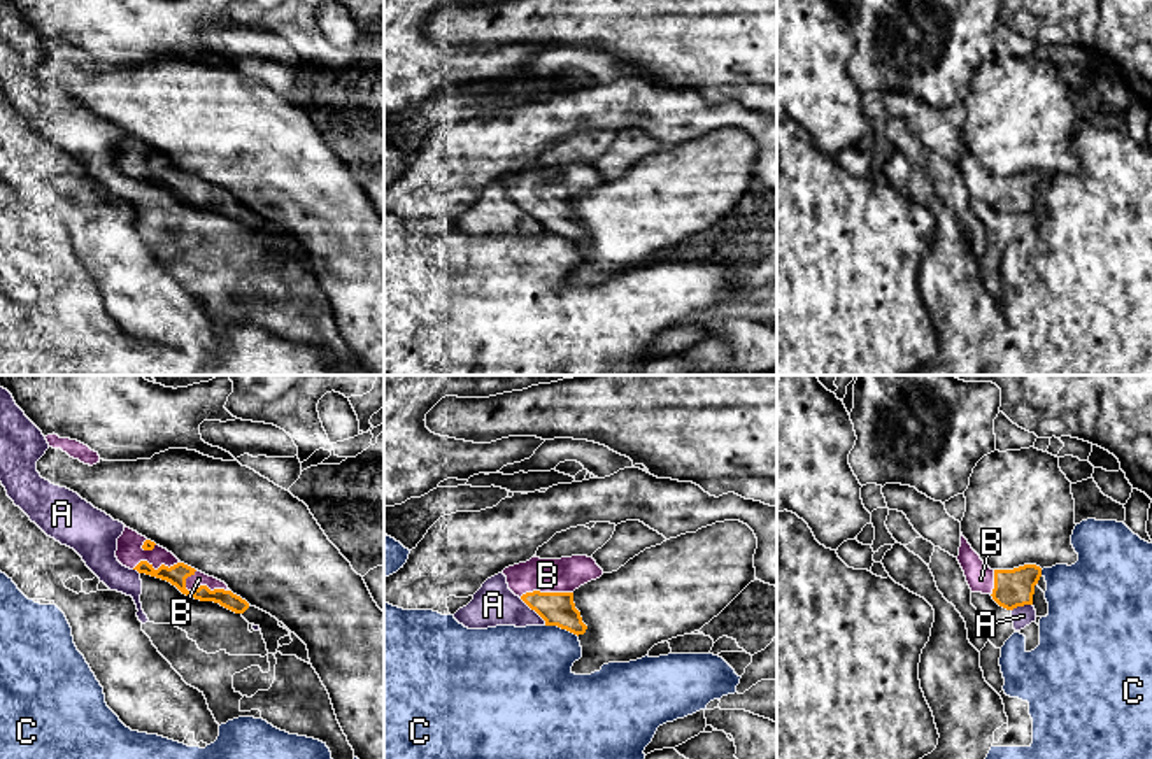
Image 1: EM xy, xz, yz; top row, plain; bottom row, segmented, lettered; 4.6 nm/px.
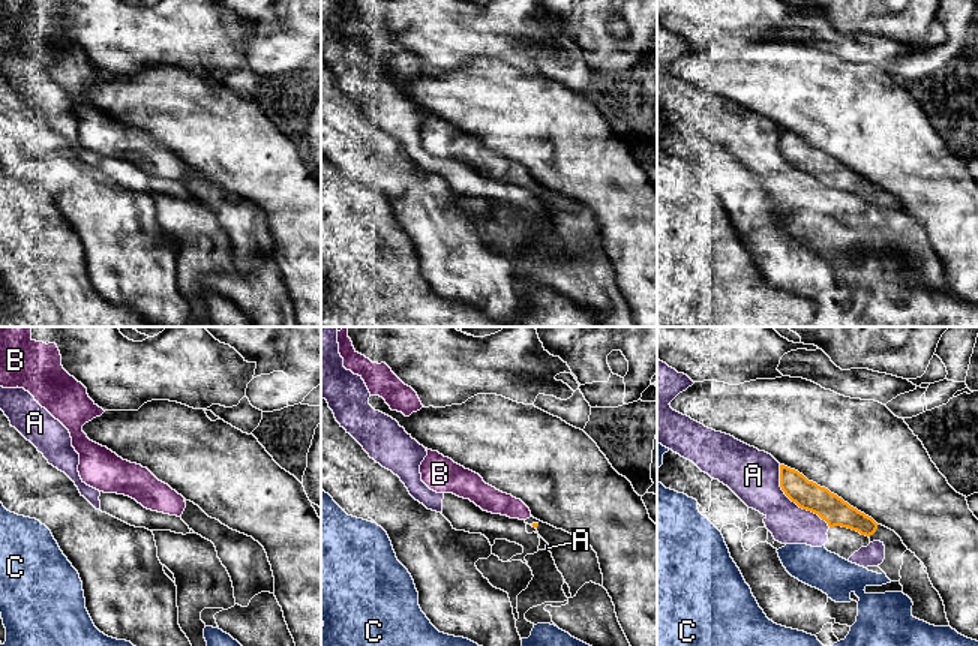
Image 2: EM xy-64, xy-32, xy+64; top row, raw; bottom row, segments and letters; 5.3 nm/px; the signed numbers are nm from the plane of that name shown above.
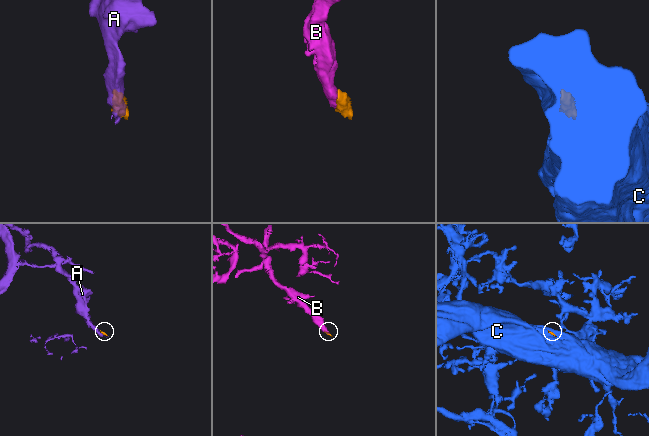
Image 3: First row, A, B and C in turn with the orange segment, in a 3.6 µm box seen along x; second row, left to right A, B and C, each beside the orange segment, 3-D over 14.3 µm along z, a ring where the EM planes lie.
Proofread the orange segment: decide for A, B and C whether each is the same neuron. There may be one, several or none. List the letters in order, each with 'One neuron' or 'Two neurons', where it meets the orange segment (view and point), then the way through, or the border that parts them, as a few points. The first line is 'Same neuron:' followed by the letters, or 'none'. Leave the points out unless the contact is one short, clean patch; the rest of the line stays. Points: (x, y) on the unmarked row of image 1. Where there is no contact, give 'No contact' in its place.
Same neuron: B
A: Two neurons. Touches orange at xz (533, 216)
B: One neuron. Touches orange at xy (204, 193)
C: Two neurons. Touches orange at xz (561, 235)

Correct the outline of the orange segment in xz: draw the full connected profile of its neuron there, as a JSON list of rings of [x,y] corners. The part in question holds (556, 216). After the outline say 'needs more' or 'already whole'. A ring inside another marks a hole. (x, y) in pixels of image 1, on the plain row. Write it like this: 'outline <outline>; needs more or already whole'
outline [[[535,163],[501,181],[507,184],[508,196],[535,217],[545,233],[558,233],[577,244],[586,240],[587,233],[575,216],[573,198],[603,182],[593,165],[540,167]]]; needs more

